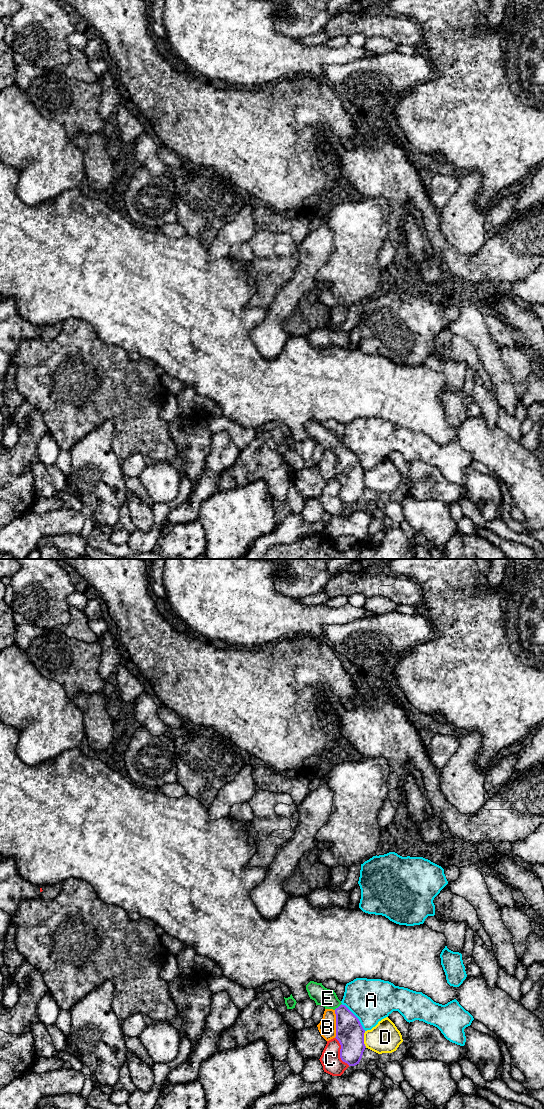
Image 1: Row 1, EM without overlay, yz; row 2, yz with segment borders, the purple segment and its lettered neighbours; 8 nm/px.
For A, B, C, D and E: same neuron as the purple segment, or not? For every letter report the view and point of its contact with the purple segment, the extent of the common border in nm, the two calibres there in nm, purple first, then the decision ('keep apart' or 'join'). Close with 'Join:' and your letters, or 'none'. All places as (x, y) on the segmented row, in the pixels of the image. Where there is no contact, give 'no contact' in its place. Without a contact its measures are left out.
A: yz (355, 1016) | 300 nm | 220/360 nm | keep apart
B: yz (336, 1024) | 220 nm | 220/140 nm | keep apart
C: yz (340, 1052) | 260 nm | 220/160 nm | keep apart
D: yz (363, 1039) | 140 nm | 220/240 nm | keep apart
E: yz (338, 1007) | 80 nm | 220/150 nm | join
Join: E

